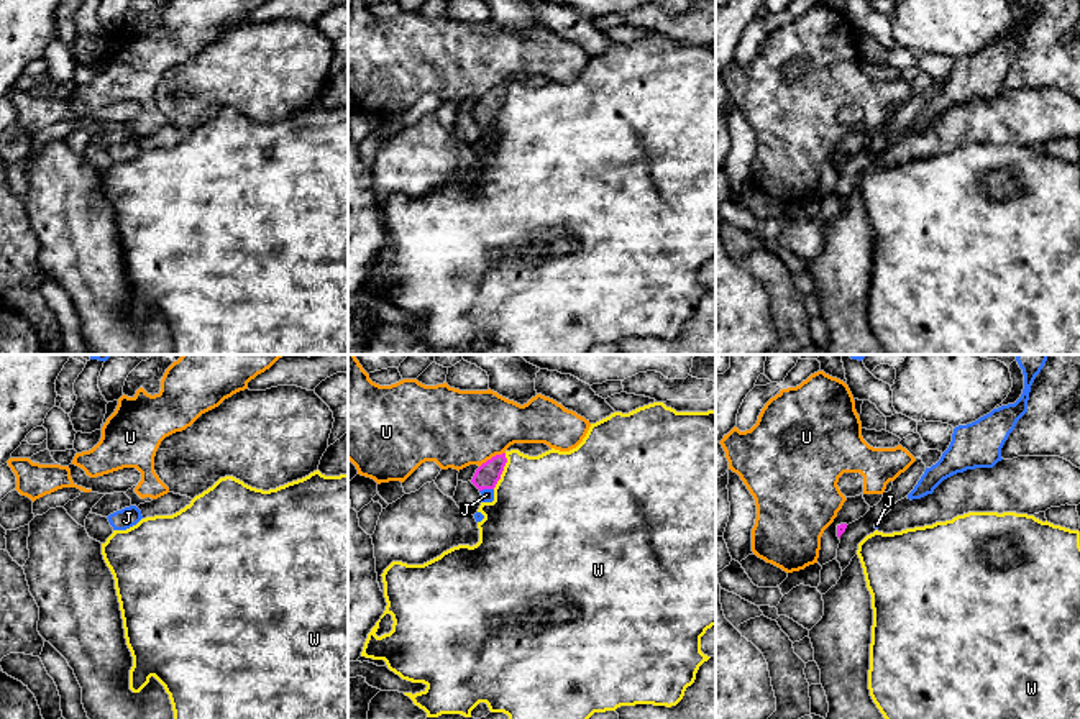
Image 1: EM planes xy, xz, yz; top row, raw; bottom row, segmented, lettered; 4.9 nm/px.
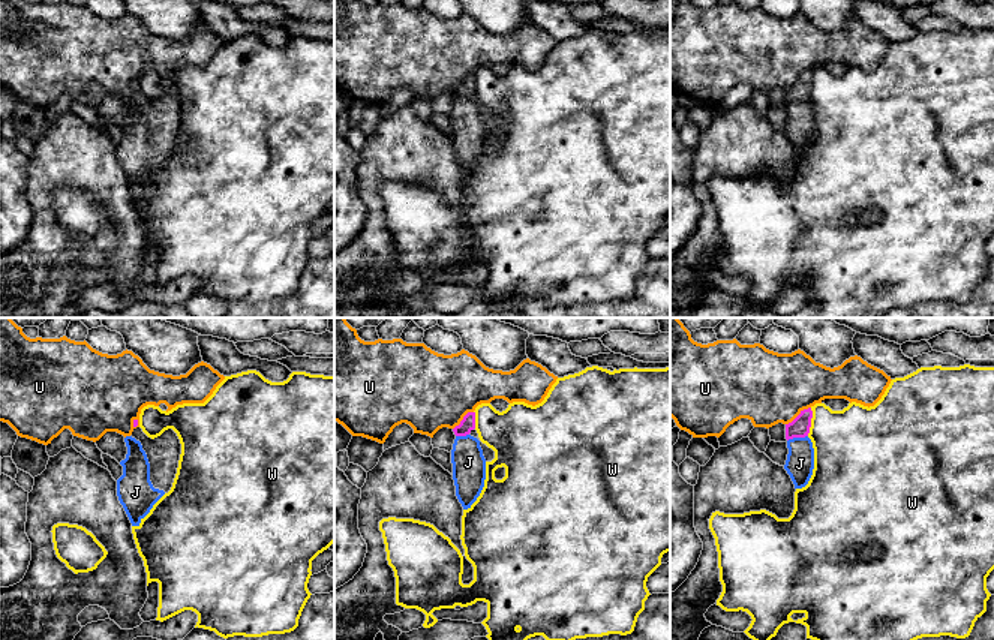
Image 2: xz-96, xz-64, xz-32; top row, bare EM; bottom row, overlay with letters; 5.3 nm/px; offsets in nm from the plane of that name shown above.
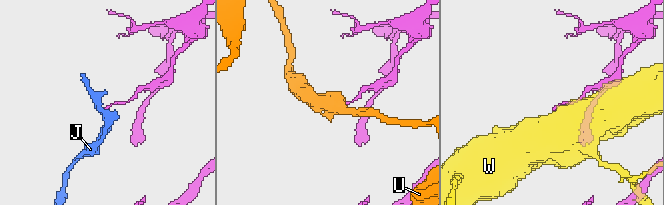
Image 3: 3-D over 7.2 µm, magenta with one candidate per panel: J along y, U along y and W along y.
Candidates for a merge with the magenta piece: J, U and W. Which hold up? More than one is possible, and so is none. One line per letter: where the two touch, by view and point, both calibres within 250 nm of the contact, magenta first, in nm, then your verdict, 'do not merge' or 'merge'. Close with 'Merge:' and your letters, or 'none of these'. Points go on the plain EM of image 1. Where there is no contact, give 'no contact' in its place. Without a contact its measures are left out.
J: xz (486, 120) | 120/60 nm | merge
U: xz (493, 89) | 120/380 nm | do not merge
W: xz (503, 102) | 120/460 nm | do not merge
Merge: J

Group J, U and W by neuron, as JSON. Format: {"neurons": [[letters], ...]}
{"neurons": [["J"], ["U"], ["W"]]}

